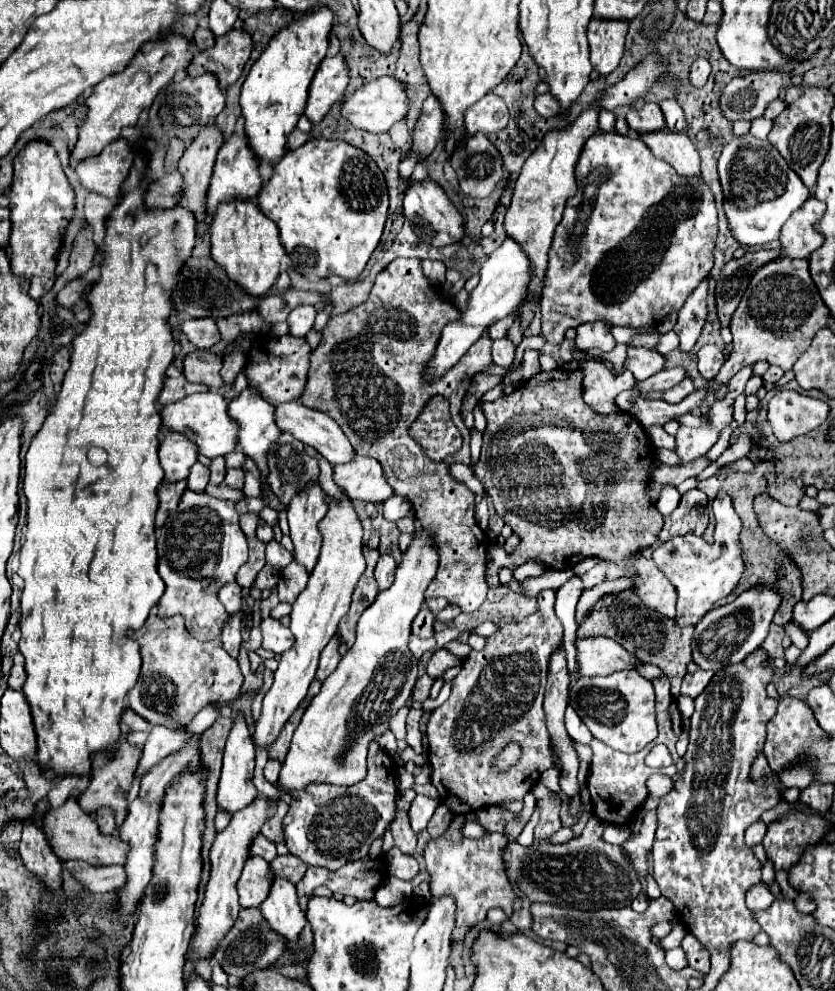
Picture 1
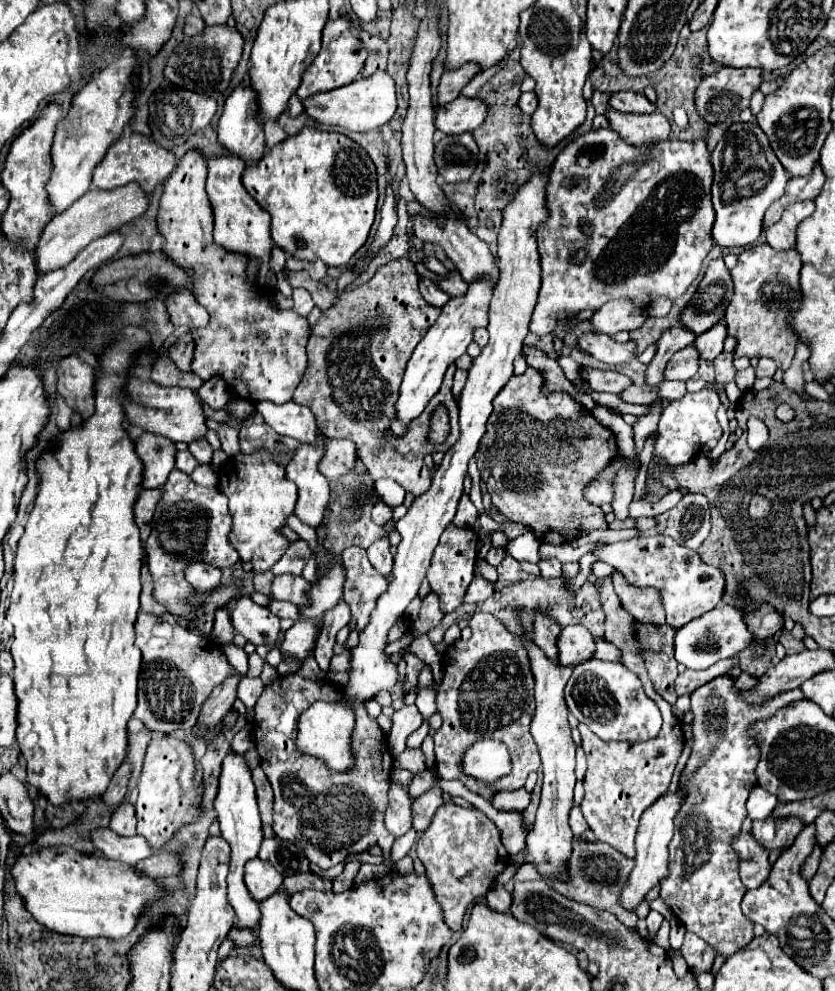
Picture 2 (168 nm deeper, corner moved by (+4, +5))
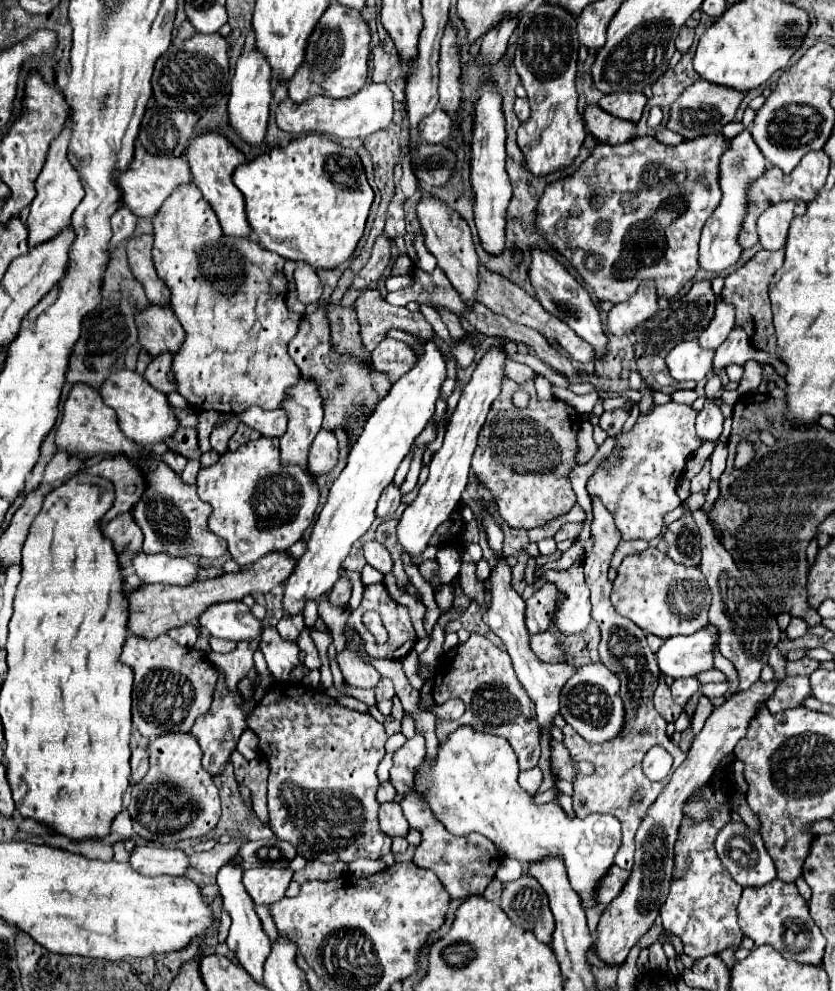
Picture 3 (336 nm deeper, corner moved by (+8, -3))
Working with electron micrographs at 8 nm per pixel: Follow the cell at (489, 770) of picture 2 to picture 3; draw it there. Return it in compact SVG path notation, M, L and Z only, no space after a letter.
M461 725L457 731L453 731L443 747L439 747L437 761L433 767L427 763L421 765L417 773L417 787L425 791L425 799L431 805L435 817L451 831L453 835L467 835L467 833L481 833L487 839L495 843L501 855L517 859L521 863L539 861L545 857L561 855L567 865L567 875L571 881L571 887L581 895L583 907L591 907L593 891L599 883L599 879L607 873L607 869L613 865L613 857L621 843L621 825L611 815L589 815L583 821L581 819L569 819L565 811L559 805L535 805L531 795L527 795L519 783L517 783L517 757L511 749L511 745L503 737L477 733L469 725Z

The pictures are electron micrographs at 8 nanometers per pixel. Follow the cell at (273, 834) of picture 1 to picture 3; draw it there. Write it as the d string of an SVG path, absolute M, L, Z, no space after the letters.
M237 749L231 753L231 763L235 767L235 777L239 783L247 785L251 789L253 799L253 811L259 817L259 821L267 823L267 775L269 765L265 759L253 759L247 761Z

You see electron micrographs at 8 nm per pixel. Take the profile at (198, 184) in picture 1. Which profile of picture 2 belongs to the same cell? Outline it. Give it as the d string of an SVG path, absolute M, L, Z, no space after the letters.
M189 151L177 165L175 173L165 181L165 189L159 203L157 213L157 229L163 235L163 255L175 261L177 267L187 269L187 275L193 281L191 293L199 305L203 305L209 313L209 323L203 329L191 329L195 341L195 353L191 361L191 373L199 375L203 381L211 377L221 377L233 397L249 399L249 401L263 401L269 399L273 403L287 403L293 397L295 387L299 385L305 367L307 355L305 345L309 337L309 323L305 317L295 313L293 309L279 309L271 303L271 299L259 297L257 281L249 281L247 277L247 263L249 257L243 253L231 253L219 247L213 239L213 209L209 197L205 193L205 179L207 179L207 161L199 151Z

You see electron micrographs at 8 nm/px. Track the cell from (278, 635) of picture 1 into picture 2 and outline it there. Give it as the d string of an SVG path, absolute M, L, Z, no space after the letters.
M249 597L237 599L231 609L231 625L253 645L273 645L279 633L279 619L267 609L253 603Z

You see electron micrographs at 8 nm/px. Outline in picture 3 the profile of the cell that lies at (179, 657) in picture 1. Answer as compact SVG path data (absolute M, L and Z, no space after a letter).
M129 635L121 661L135 673L133 725L143 737L153 741L163 733L189 733L195 719L211 707L211 697L219 681L217 669L207 655L191 647L181 647L169 635L151 641Z

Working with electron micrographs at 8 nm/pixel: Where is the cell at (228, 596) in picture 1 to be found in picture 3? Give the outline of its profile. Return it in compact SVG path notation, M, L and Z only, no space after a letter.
M139 553L133 559L135 573L145 583L169 583L191 585L199 581L199 565L189 559L177 559L169 555L145 555Z

